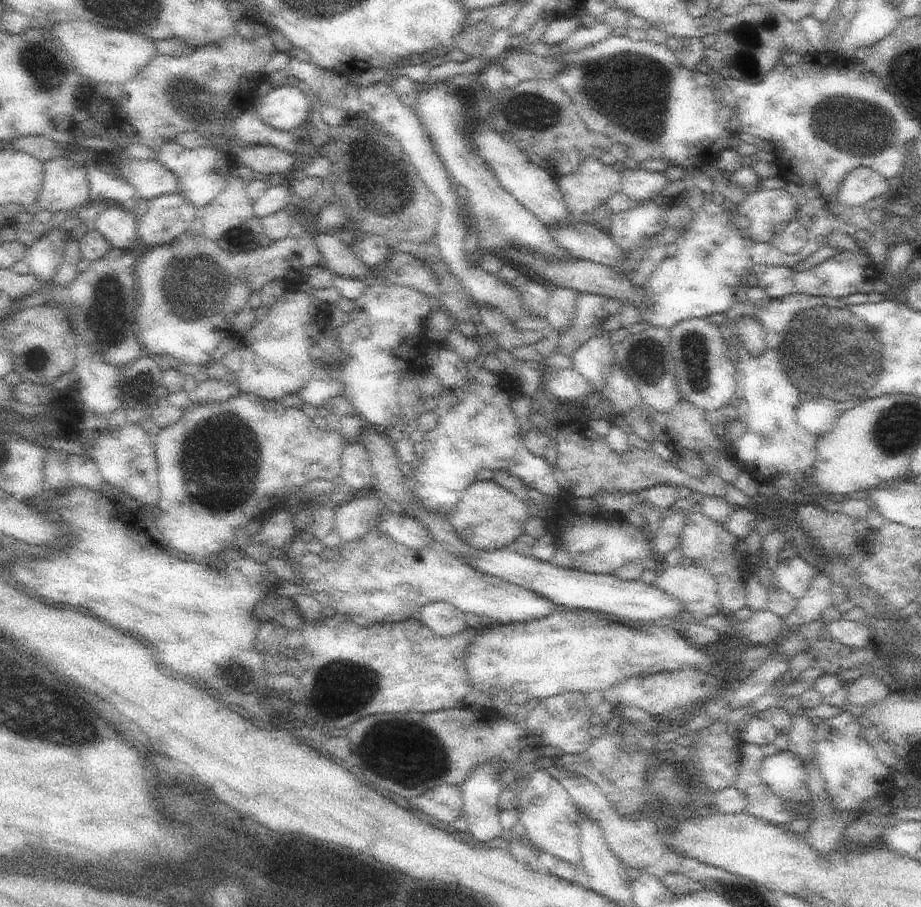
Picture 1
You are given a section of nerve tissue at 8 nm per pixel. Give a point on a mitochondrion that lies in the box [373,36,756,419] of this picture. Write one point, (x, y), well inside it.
(645, 97)

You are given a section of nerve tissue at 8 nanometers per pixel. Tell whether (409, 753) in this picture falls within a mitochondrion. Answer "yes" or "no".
yes

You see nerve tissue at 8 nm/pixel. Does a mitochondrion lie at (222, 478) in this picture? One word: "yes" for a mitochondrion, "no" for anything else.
yes

